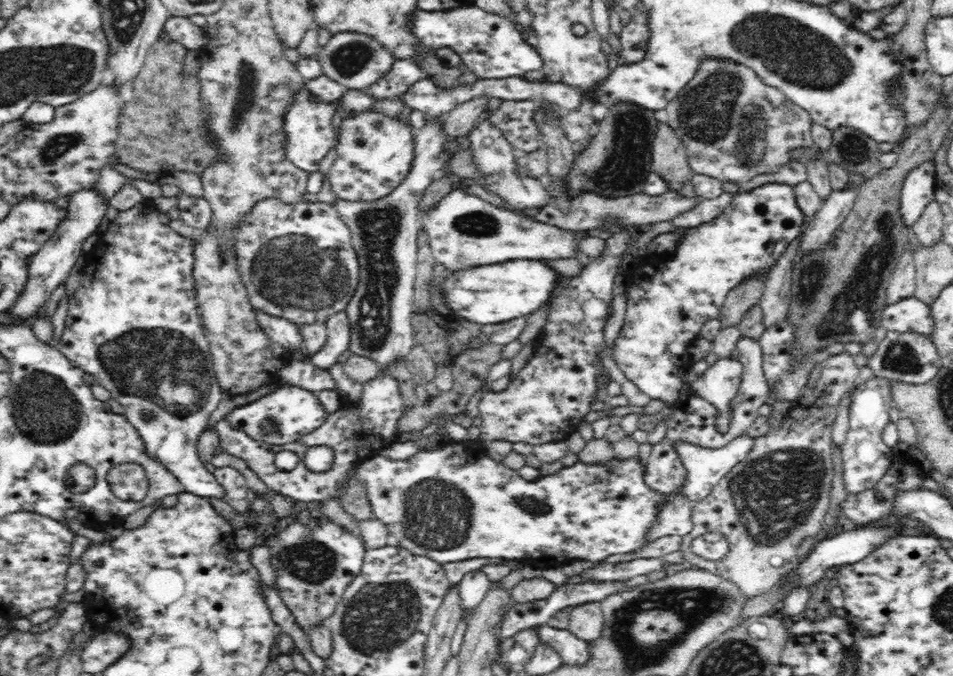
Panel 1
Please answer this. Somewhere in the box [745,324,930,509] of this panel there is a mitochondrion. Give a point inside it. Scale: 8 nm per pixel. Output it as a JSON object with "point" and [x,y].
{"point":[898,357]}

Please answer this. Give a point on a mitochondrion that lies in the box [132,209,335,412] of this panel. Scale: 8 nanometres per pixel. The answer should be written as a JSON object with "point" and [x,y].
{"point":[220,260]}

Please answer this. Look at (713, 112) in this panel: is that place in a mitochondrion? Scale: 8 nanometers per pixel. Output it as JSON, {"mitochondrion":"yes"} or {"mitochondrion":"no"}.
{"mitochondrion":"yes"}

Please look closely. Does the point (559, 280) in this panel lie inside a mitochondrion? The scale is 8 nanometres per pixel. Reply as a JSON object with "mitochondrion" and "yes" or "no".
{"mitochondrion":"no"}

